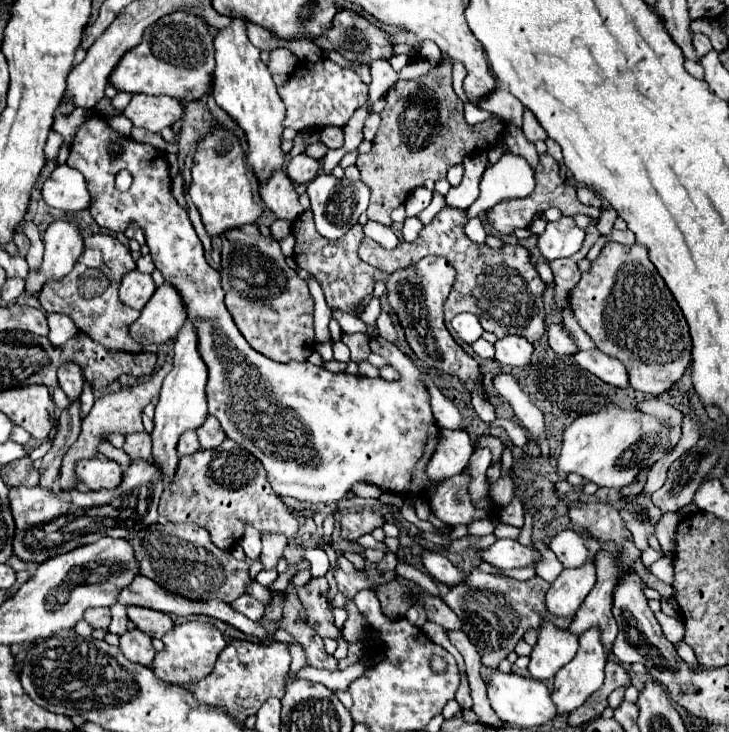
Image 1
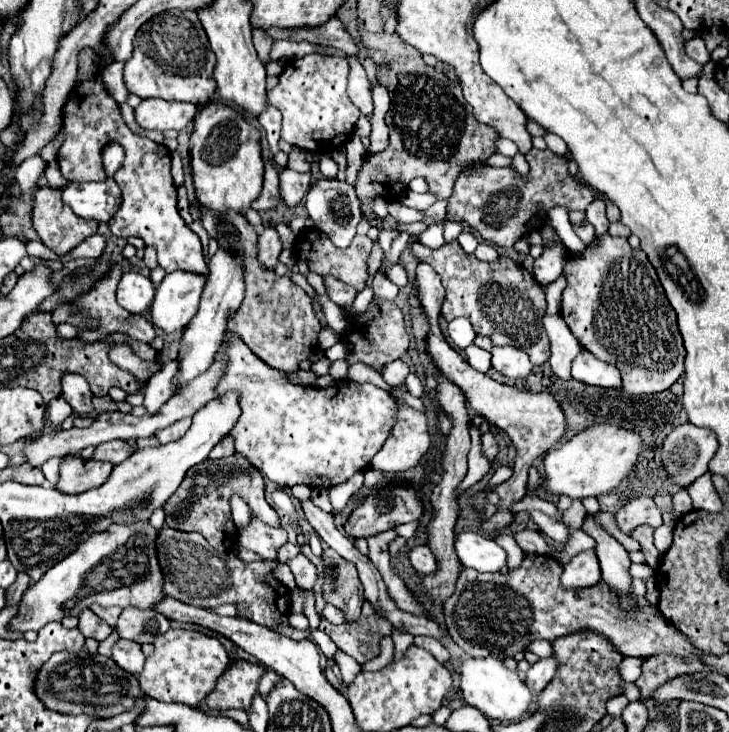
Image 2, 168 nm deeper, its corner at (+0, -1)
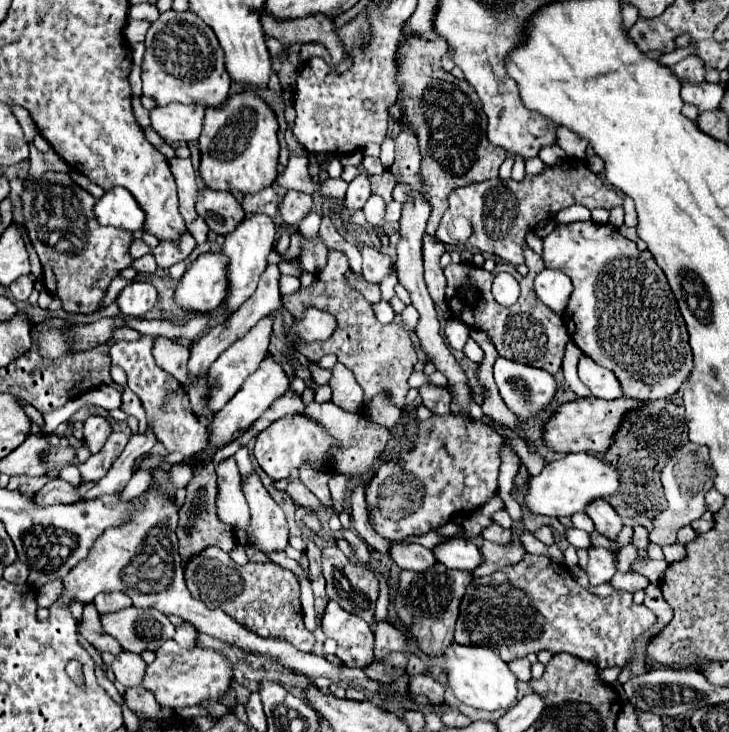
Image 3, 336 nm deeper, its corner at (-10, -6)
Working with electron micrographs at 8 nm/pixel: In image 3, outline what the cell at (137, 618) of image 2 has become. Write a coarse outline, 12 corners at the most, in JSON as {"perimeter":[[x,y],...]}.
{"perimeter":[[152,608],[102,616],[124,650],[158,650],[174,636],[168,616]]}

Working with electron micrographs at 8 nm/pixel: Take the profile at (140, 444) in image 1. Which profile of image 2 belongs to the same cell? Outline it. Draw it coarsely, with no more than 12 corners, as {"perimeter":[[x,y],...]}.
{"perimeter":[[114,439],[98,445],[92,459],[118,465],[134,449]]}

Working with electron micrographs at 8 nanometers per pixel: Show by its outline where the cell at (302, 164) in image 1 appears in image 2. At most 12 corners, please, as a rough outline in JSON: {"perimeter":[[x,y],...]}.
{"perimeter":[[292,169],[280,173],[280,193],[286,207],[304,201],[310,173]]}

